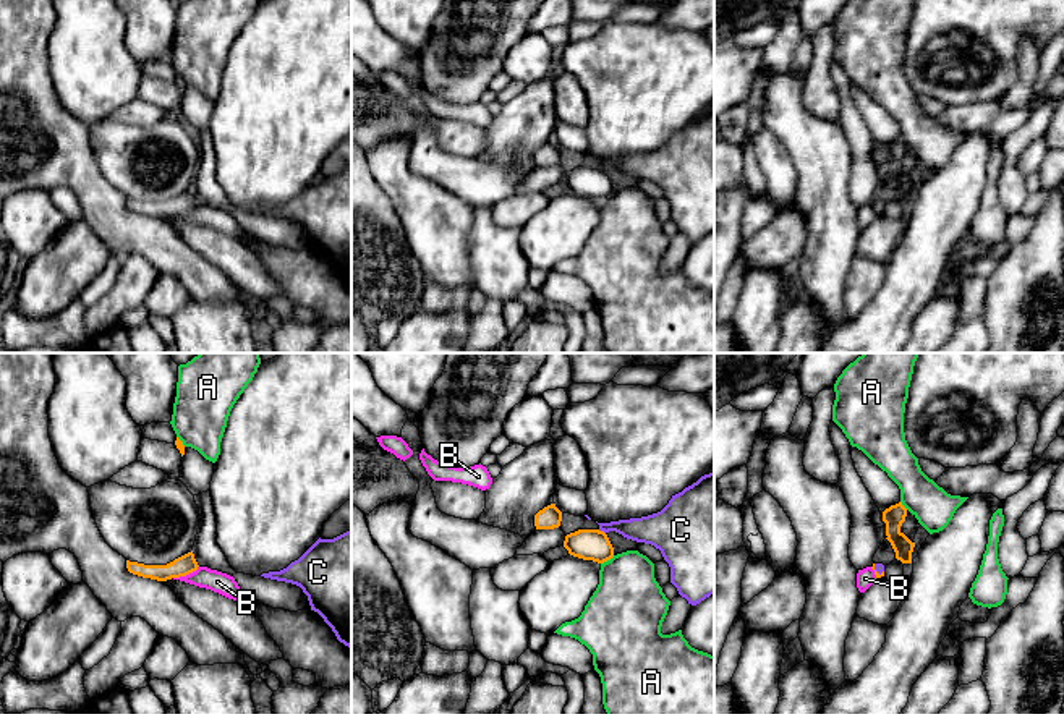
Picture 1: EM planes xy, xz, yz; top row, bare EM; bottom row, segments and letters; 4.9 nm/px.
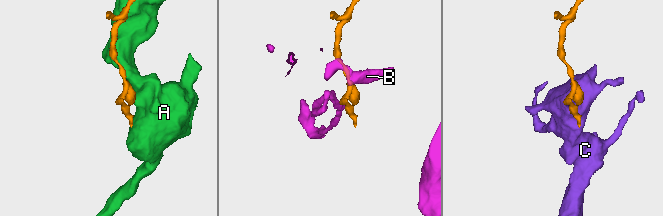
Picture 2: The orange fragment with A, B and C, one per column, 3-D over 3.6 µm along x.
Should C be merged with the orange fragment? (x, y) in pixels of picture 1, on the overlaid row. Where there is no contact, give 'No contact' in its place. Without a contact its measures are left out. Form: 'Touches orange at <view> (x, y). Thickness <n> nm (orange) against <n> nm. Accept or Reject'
Touches orange at xz (601, 531). Thickness 160 nm (orange) against 140 nm. Accept

